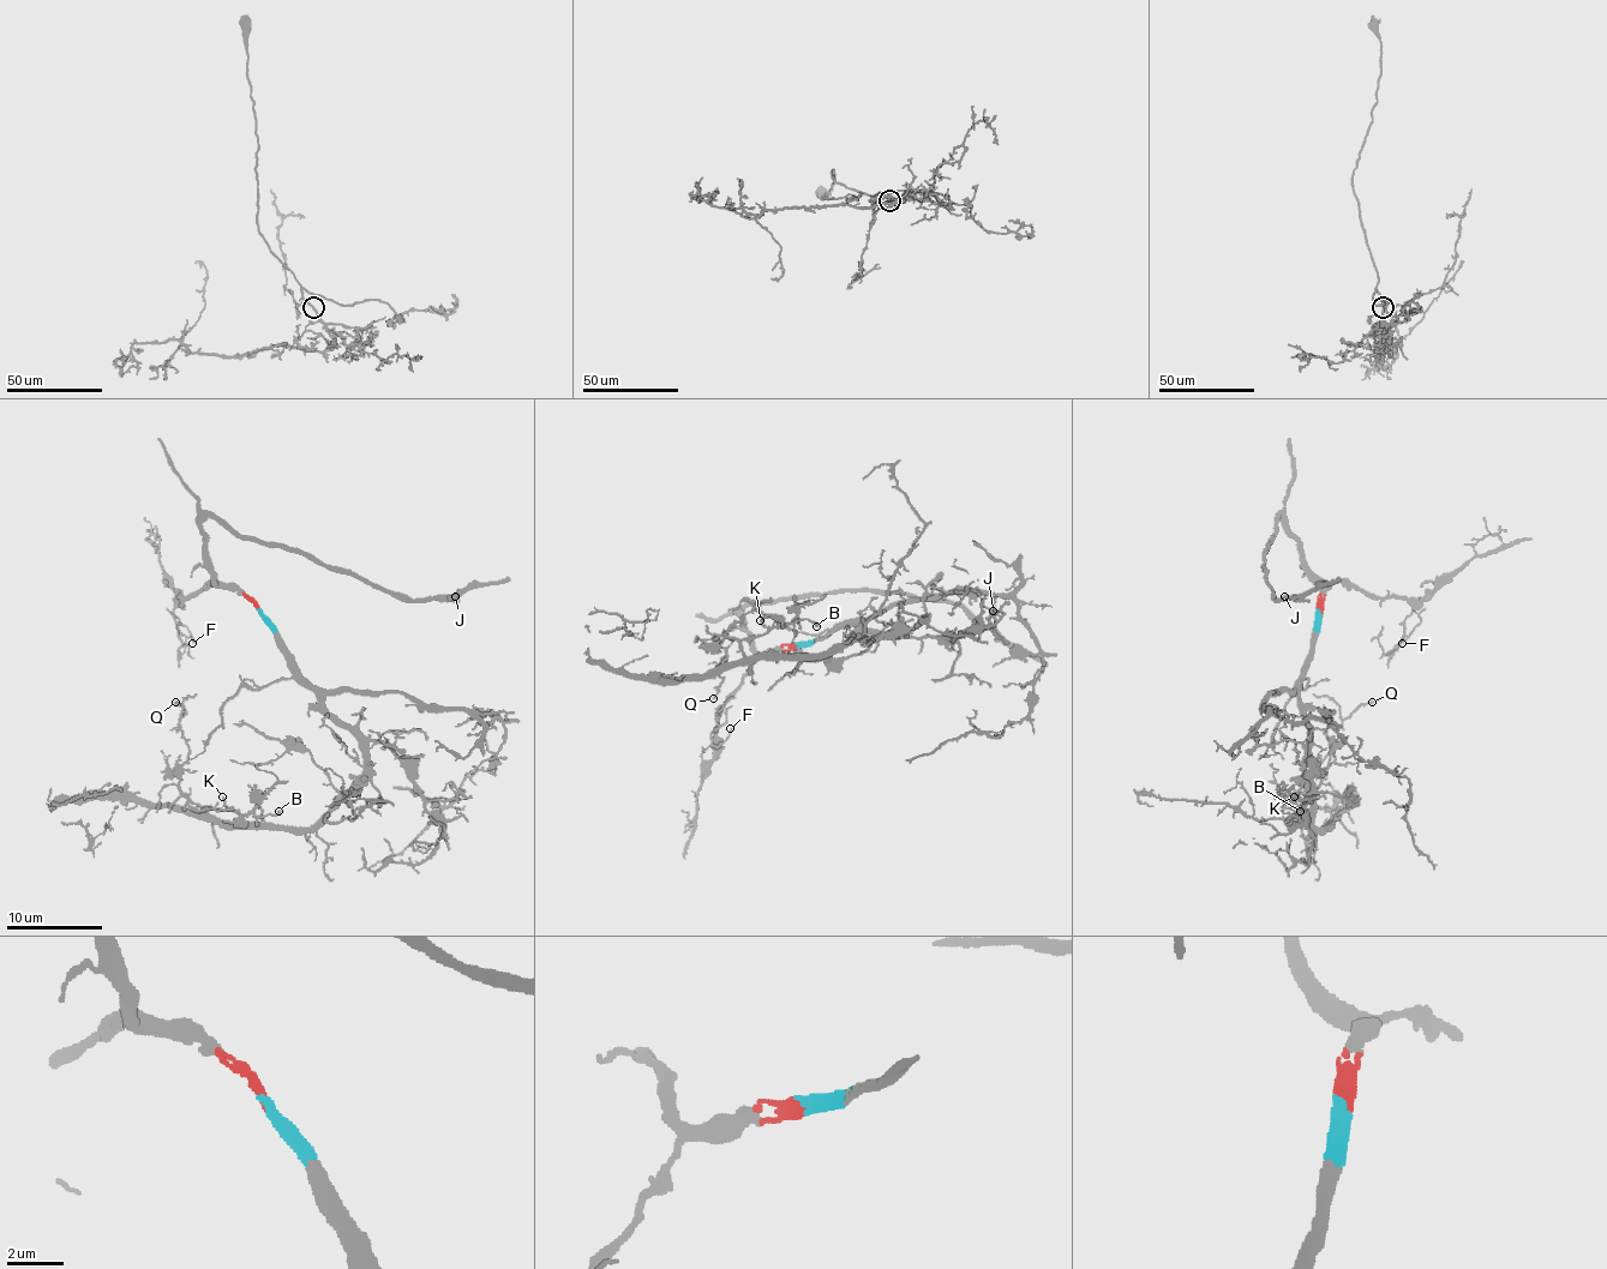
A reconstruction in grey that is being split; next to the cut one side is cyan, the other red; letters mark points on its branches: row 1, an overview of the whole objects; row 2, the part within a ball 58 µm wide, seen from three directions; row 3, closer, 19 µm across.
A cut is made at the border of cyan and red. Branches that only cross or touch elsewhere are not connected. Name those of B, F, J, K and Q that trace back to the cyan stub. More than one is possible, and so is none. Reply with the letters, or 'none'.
B, K, Q

